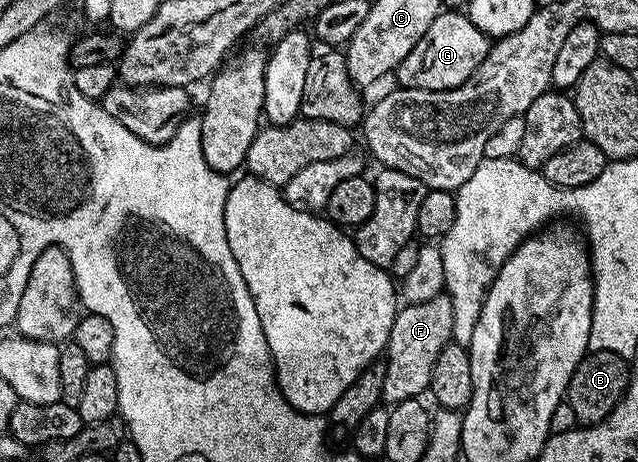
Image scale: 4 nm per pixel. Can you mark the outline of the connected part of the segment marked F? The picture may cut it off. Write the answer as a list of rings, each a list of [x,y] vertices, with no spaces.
[[[443,295],[415,305],[403,304],[394,317],[386,344],[382,401],[396,406],[413,397],[421,398],[429,390],[436,355],[451,344],[453,336],[452,303],[449,296]]]

